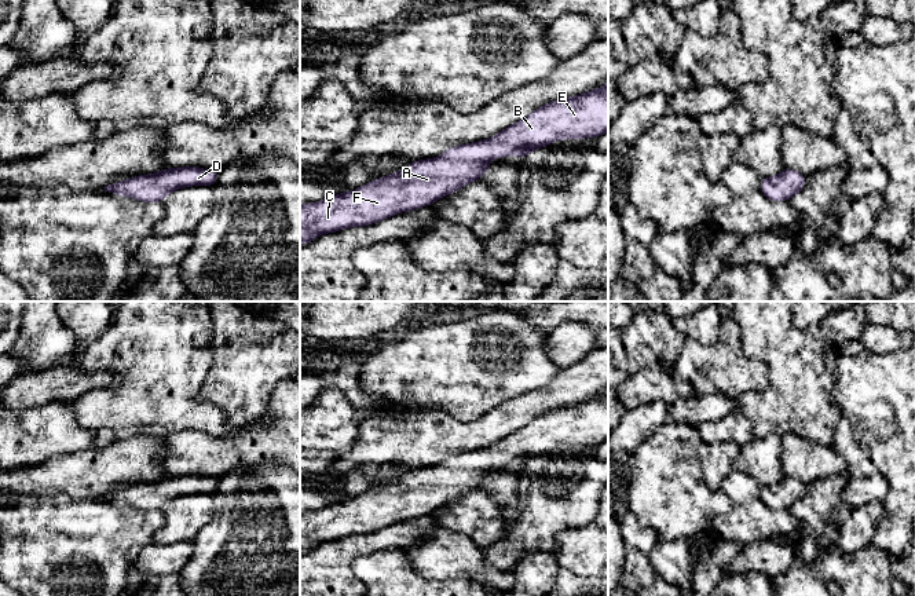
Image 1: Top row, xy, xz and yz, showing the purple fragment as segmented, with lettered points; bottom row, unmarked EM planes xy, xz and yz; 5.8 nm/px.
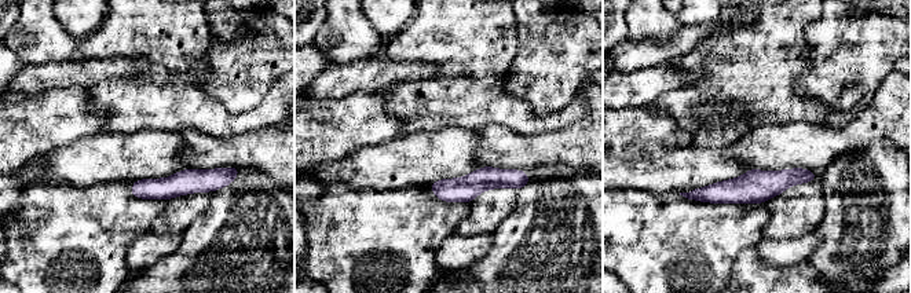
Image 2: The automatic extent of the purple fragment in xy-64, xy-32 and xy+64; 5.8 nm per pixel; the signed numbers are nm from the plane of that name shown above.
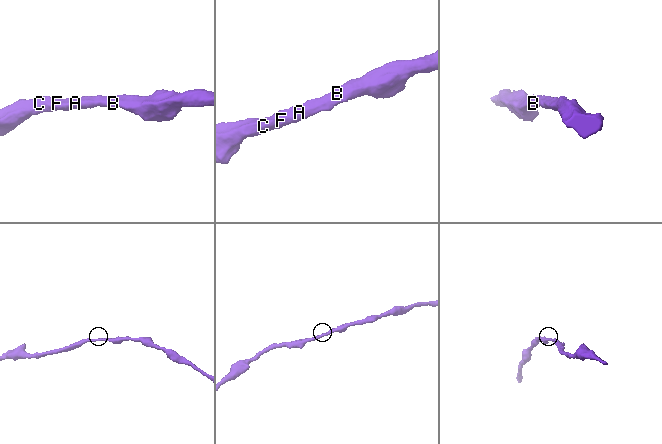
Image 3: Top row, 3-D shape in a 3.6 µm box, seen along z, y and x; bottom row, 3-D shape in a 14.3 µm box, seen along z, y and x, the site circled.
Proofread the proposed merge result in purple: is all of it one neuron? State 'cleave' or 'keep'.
keep

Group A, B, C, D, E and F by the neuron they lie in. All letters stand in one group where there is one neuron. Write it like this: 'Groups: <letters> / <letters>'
Groups: A B C D E F

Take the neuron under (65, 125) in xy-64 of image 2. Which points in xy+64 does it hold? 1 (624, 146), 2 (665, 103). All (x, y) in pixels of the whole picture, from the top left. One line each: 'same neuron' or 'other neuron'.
1: same neuron
2: other neuron

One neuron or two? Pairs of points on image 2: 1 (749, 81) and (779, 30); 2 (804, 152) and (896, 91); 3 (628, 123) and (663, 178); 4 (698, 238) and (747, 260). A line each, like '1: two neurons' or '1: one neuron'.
1: one neuron
2: one neuron
3: two neurons
4: two neurons

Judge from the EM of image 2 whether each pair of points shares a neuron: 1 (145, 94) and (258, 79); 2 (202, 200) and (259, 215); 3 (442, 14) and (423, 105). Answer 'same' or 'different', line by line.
1: different
2: different
3: same

